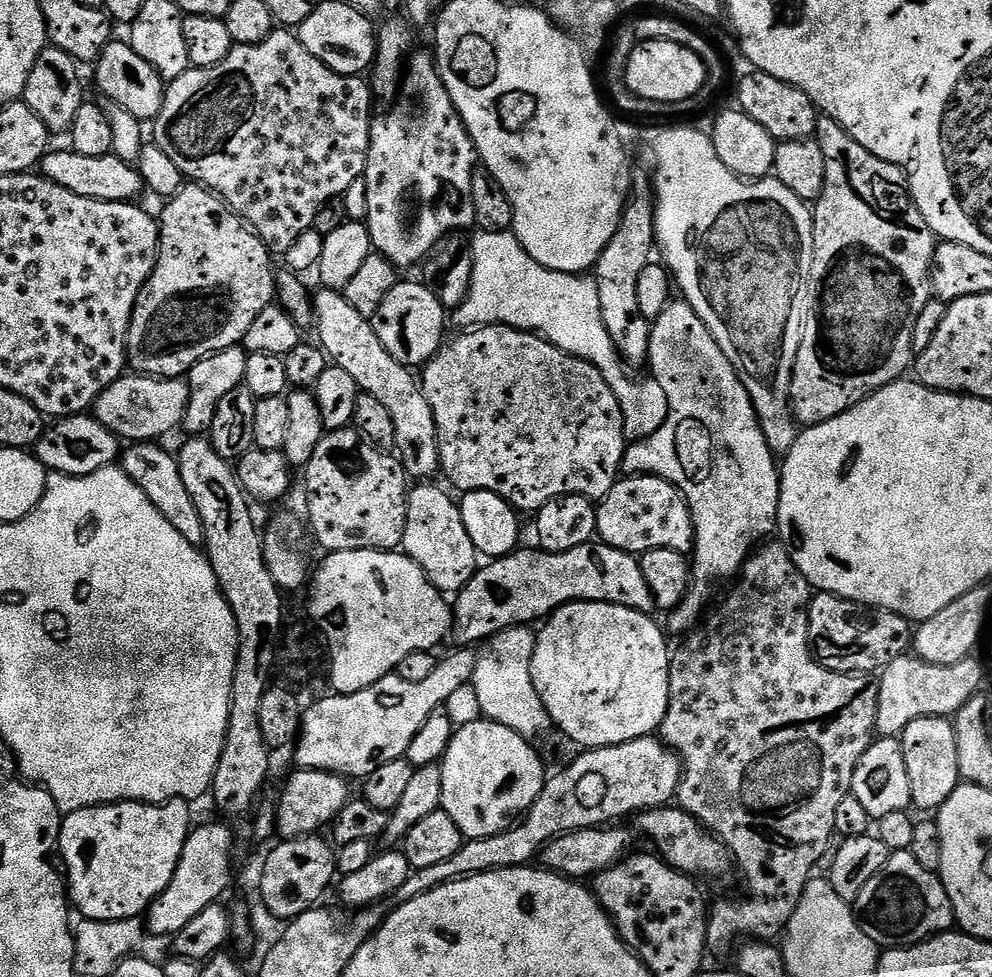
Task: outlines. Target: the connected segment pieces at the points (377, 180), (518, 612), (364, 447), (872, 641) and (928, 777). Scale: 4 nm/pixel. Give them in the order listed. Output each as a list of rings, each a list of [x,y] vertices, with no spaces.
[[[417,51],[407,61],[406,79],[402,88],[405,93],[416,95],[416,105],[404,104],[393,112],[384,112],[375,117],[370,130],[368,161],[363,180],[366,182],[368,203],[368,233],[372,247],[379,255],[386,257],[398,270],[423,265],[436,251],[438,245],[453,234],[460,234],[463,228],[472,228],[476,223],[472,201],[472,176],[478,167],[476,147],[446,90],[440,80],[435,59]]]
[[[603,542],[584,544],[581,548],[569,552],[535,551],[517,550],[509,556],[502,556],[499,560],[485,563],[485,568],[483,565],[472,577],[471,582],[455,597],[451,631],[461,640],[461,645],[476,646],[479,640],[487,642],[508,628],[531,625],[533,623],[531,620],[543,621],[563,604],[591,602],[617,604],[635,612],[649,614],[657,611],[654,598],[650,594],[650,586],[646,586],[646,577],[640,569],[639,559],[633,553],[611,548],[609,544]]]
[[[355,427],[339,428],[324,435],[314,450],[314,458],[310,458],[308,467],[303,469],[302,476],[308,483],[307,523],[315,543],[319,547],[321,544],[325,553],[350,550],[390,552],[403,545],[410,477],[395,455],[375,448]]]
[[[820,592],[813,595],[812,605],[808,607],[808,643],[823,668],[845,674],[876,674],[913,647],[914,628],[904,616],[843,600],[841,596],[831,596],[829,592]]]
[[[923,716],[910,726],[906,726],[902,737],[906,774],[910,774],[910,794],[913,805],[918,809],[939,810],[954,794],[962,782],[958,770],[958,746],[956,745],[956,726],[951,719],[942,716]]]

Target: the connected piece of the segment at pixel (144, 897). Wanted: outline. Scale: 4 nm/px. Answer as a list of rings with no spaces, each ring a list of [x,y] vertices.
[[[122,800],[119,804],[98,804],[94,808],[83,808],[77,812],[69,812],[63,817],[60,826],[60,843],[58,845],[58,856],[64,859],[64,864],[68,867],[66,872],[66,891],[71,903],[81,913],[86,920],[134,920],[143,917],[152,903],[163,894],[170,886],[170,882],[176,873],[178,862],[182,858],[182,850],[188,841],[190,823],[188,824],[189,805],[183,800],[174,800],[167,804],[141,804],[139,800]]]

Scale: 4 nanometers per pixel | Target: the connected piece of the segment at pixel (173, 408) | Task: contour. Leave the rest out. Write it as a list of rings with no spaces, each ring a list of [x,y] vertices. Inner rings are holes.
[[[125,374],[102,393],[94,405],[94,415],[106,430],[124,442],[156,442],[167,432],[179,429],[188,409],[188,385],[183,379],[157,380],[154,376]]]

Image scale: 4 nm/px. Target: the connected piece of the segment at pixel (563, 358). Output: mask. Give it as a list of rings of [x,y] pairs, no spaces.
[[[489,324],[487,328],[468,330],[460,335],[464,336],[458,337],[452,345],[449,343],[441,347],[434,359],[422,369],[424,396],[430,402],[430,410],[434,410],[440,467],[443,475],[448,475],[449,482],[454,487],[460,488],[461,493],[493,492],[521,513],[529,512],[529,514],[539,512],[542,506],[563,496],[585,496],[587,500],[593,502],[605,500],[612,487],[621,479],[624,451],[629,445],[624,435],[622,406],[618,406],[618,398],[612,393],[610,386],[606,386],[606,378],[602,378],[602,374],[598,374],[598,370],[590,362],[566,355],[535,332],[520,332],[516,328],[507,328],[504,324]]]

